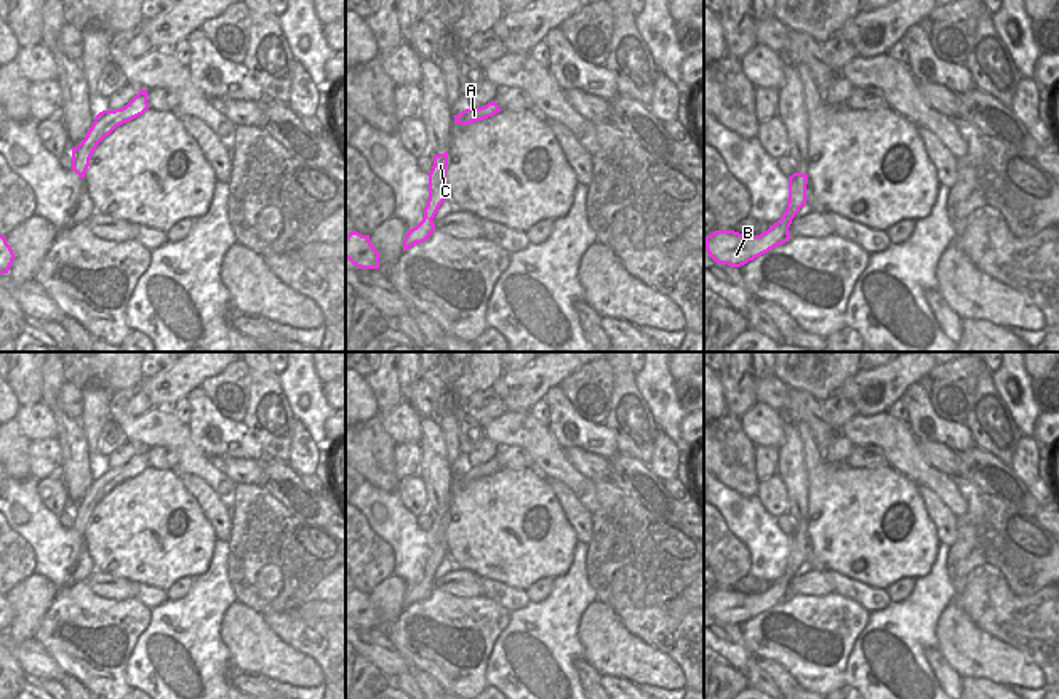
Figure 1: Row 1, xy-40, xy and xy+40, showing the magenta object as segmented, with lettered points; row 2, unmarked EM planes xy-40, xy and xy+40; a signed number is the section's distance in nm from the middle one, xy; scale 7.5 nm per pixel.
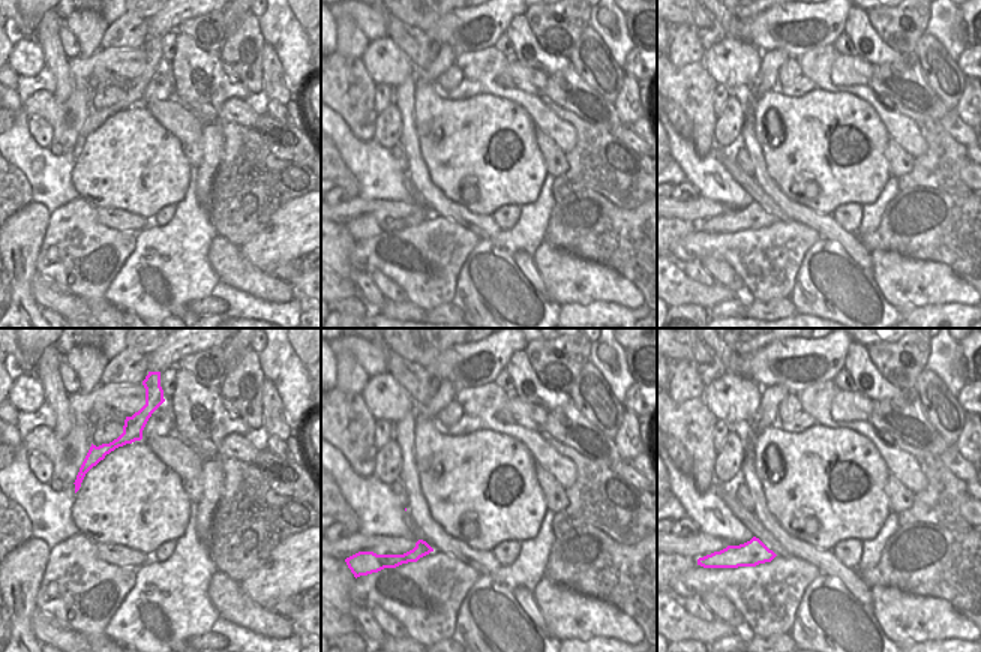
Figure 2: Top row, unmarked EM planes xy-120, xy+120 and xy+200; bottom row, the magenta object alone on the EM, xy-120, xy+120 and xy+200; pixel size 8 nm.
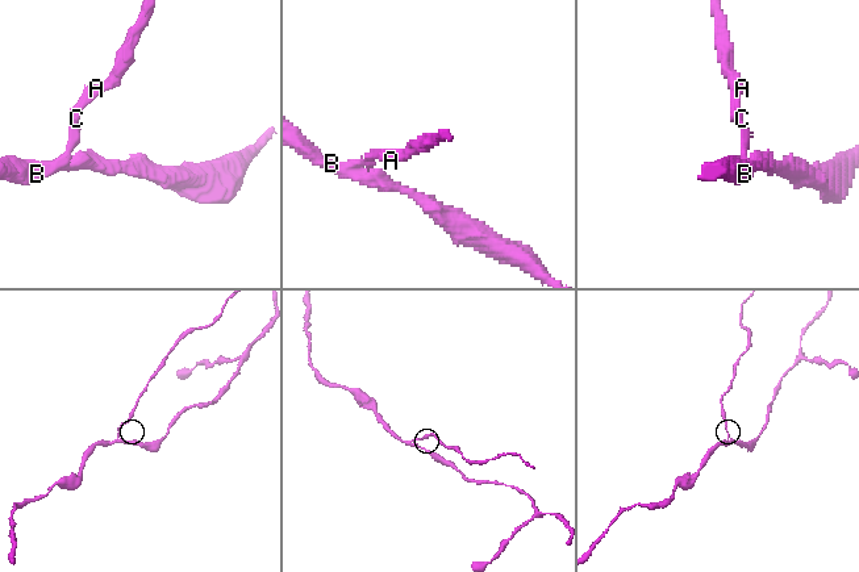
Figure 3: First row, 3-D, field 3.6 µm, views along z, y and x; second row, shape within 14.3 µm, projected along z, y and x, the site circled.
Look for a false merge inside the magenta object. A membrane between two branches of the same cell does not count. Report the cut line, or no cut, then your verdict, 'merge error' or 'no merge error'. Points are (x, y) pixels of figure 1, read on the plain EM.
cut xy+40 (783, 575), (791, 579); merge error

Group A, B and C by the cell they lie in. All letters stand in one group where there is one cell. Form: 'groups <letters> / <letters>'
groups A C / B

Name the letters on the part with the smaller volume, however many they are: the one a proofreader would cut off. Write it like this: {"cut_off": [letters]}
{"cut_off": ["A", "C"]}

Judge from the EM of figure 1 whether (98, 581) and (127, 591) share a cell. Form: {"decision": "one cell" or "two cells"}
{"decision": "one cell"}

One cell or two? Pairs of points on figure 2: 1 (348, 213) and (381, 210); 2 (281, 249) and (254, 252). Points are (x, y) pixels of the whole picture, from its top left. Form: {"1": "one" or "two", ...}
{"1": "one", "2": "one"}

